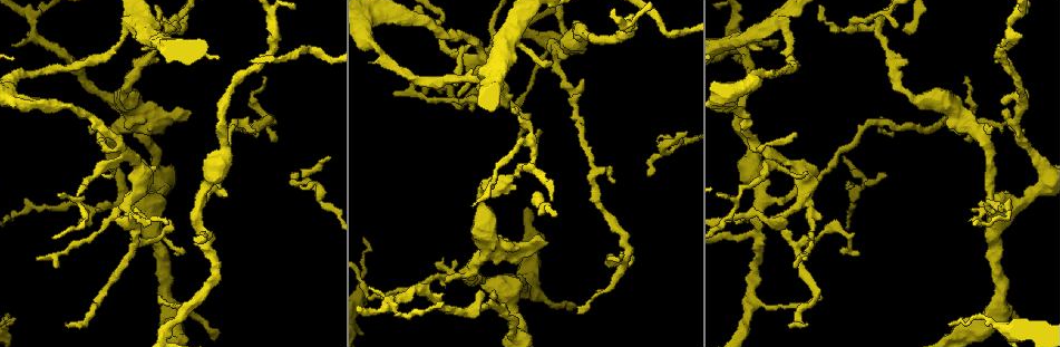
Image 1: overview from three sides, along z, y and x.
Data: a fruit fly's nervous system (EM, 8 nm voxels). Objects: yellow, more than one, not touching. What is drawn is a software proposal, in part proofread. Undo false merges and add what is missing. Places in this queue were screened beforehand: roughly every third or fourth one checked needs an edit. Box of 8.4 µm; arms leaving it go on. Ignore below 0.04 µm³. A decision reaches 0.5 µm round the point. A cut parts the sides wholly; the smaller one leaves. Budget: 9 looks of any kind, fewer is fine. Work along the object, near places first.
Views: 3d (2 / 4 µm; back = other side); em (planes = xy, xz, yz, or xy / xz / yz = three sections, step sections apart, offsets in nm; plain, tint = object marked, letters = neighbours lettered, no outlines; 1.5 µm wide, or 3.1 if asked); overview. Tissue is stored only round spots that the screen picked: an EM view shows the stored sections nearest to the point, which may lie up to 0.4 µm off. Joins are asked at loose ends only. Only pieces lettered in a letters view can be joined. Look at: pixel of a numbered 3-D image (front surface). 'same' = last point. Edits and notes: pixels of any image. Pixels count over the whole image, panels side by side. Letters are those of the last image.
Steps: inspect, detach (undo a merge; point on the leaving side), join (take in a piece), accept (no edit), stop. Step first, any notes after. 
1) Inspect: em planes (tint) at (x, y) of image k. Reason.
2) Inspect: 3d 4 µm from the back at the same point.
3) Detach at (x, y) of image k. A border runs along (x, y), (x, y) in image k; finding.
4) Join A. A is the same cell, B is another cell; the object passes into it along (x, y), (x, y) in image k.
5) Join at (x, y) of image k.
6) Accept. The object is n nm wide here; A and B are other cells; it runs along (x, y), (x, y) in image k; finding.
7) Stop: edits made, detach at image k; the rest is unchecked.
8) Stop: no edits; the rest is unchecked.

Inspect: em planes (letters) at (546, 242) of image 1. Branch stops here.

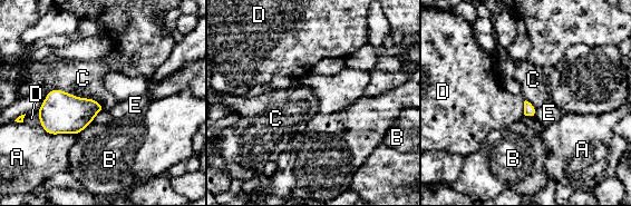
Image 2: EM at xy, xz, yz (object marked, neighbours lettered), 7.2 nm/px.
Accept. A, B, C, D and E are other cells; a border runs along (35, 111), (38, 114), (40, 124) in image 2; no lettered piece goes on from it.

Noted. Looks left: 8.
Inspect: em planes (tint) at (202, 196) of image 1. Small branch off a trunk.

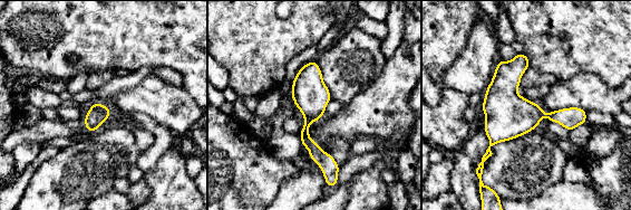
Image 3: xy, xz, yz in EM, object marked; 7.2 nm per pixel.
Inspect: em planes (letters) at the same point.

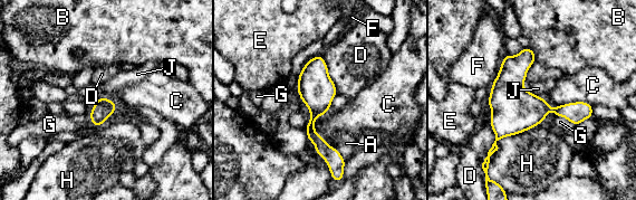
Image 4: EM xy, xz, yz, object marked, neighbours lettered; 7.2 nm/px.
Accept. A, B, C, D, E, F, G, H and J are other cells; it runs along (318, 58), (311, 134), (326, 150) in image 4; all the same neuron.

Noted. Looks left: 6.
Inspect: 3d 4 µm at (377, 50) of image 1. Thick turns thin.

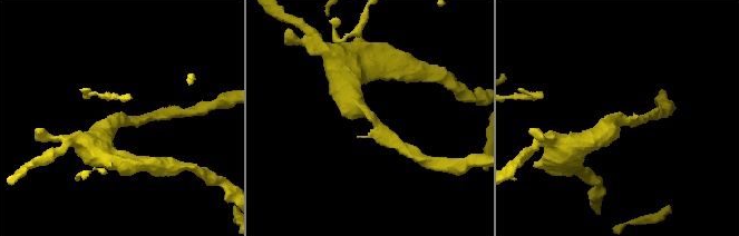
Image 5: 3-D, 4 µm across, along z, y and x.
Inspect: em yz step 4 (tint) at (123, 119) of image 5.

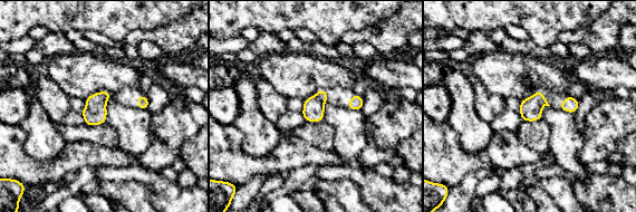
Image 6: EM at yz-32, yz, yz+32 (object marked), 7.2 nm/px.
Inspect: em planes (letters) at the same point. Cut it another way.

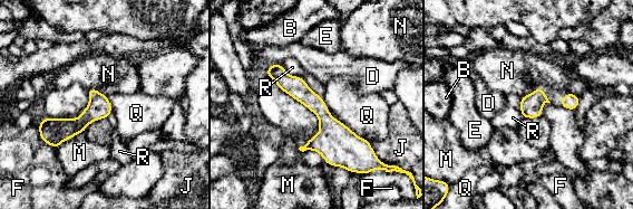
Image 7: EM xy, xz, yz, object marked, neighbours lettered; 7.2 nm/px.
Accept. B, D, E, F, J, M, N, Q and R are other cells; a border runs along (321, 96), (334, 117), (368, 141) in image 7; continuous, no second neuron.

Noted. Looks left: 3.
Inspect: em planes (plain) at (578, 314) of image 1. Tapers out.

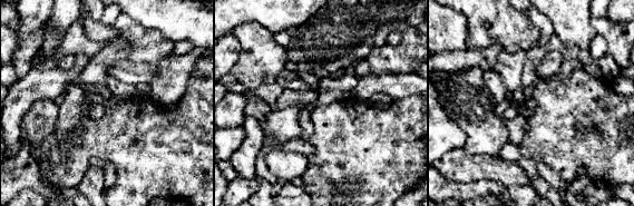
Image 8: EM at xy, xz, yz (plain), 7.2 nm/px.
Inspect: em planes (letters) at the same point. See the neighbours.

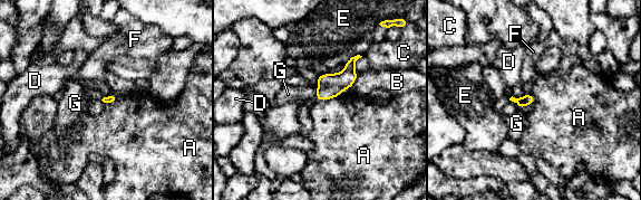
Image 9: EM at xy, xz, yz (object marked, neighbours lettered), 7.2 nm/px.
Accept. The longest contact is with A, 170 nm; A, B, C, D, E, F and G are other cells; none of them fits.

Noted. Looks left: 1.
Stop: no edits; the rest is unchecked.

